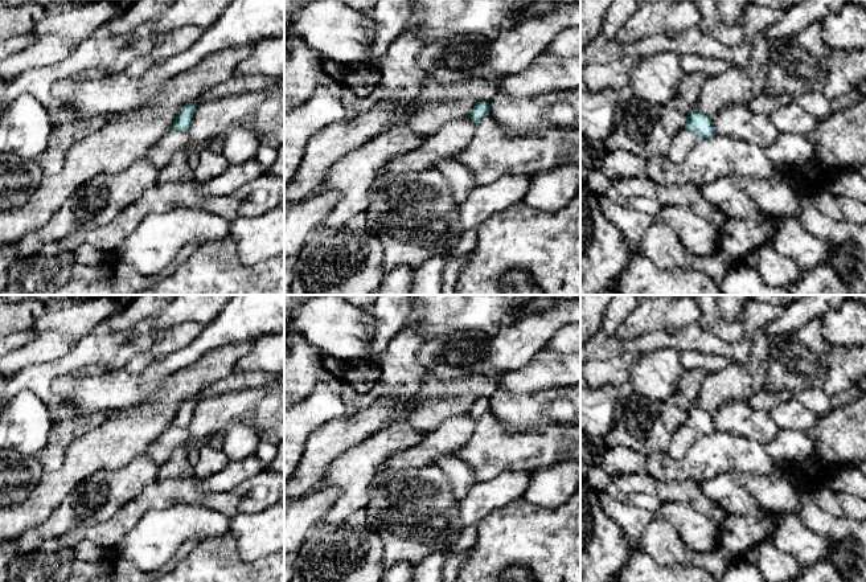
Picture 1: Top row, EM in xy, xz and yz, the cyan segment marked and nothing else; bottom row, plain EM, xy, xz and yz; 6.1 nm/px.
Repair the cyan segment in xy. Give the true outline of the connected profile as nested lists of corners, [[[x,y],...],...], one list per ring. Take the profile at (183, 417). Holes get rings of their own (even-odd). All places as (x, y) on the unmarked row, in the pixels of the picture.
[[[196,399],[182,402],[175,414],[172,426],[188,427],[192,421],[194,407],[196,407]]]

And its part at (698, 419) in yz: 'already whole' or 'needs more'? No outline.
already whole

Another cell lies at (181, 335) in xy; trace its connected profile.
[[[186,321],[168,329],[153,345],[152,353],[164,357],[189,345],[204,331],[204,325],[197,321]]]

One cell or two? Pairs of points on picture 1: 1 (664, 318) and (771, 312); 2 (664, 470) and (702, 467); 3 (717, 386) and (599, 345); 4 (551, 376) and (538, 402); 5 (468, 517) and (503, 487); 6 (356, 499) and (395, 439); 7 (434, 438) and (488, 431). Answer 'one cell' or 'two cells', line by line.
1: two cells
2: one cell
3: two cells
4: two cells
5: one cell
6: one cell
7: two cells

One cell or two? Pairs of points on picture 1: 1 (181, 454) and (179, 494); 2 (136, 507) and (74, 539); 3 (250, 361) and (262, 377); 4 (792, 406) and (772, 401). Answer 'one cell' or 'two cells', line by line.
1: two cells
2: one cell
3: two cells
4: two cells

